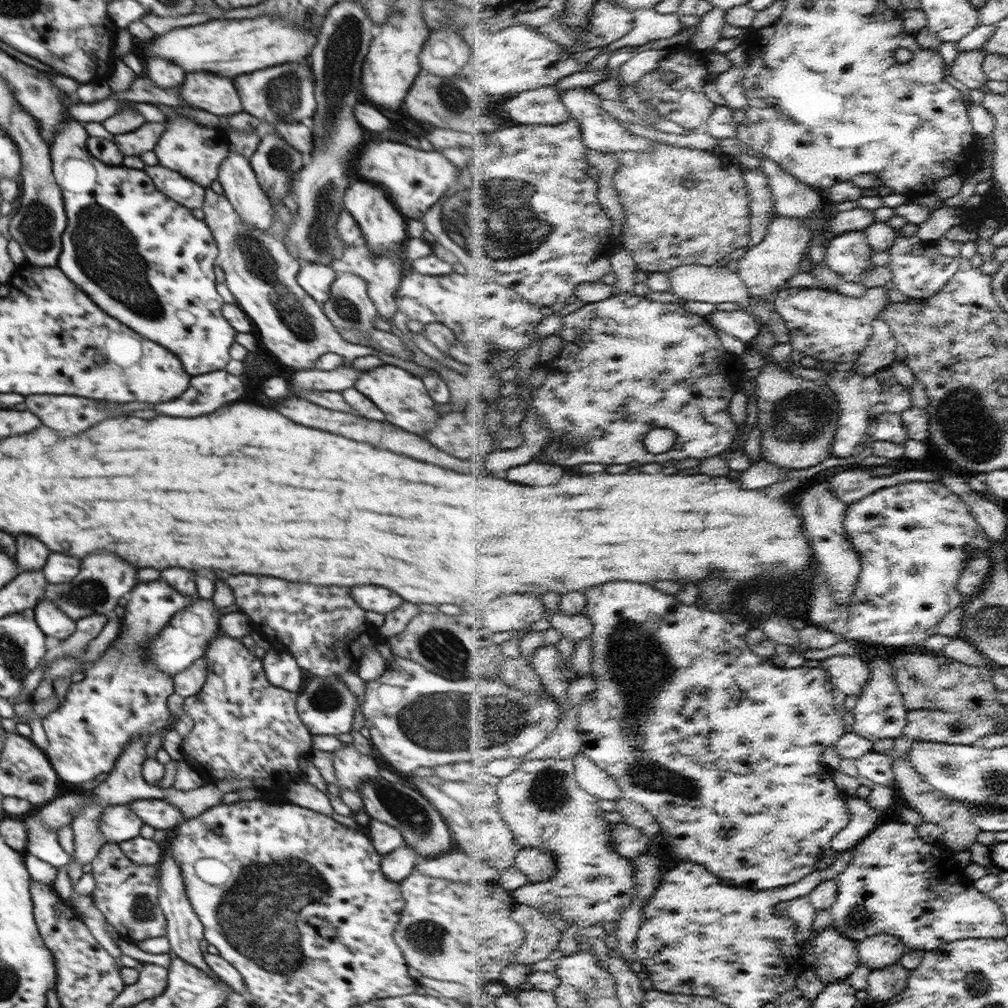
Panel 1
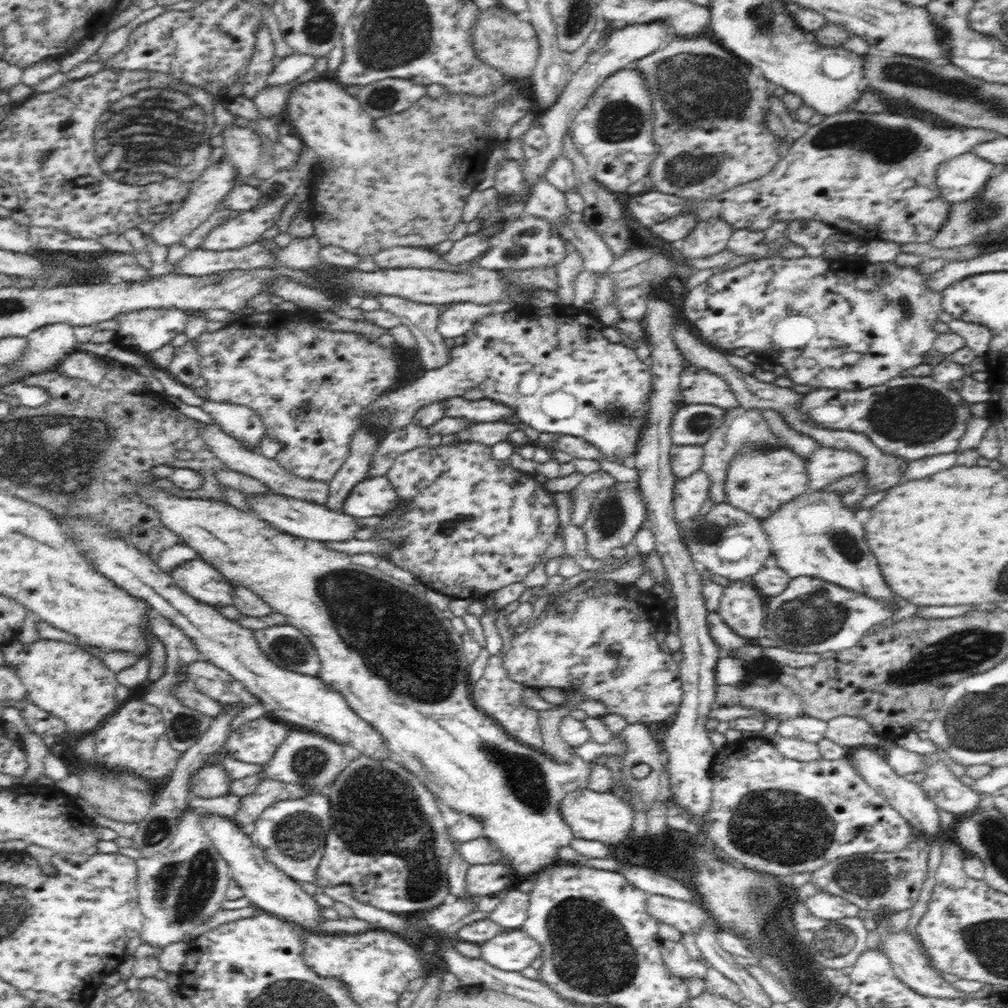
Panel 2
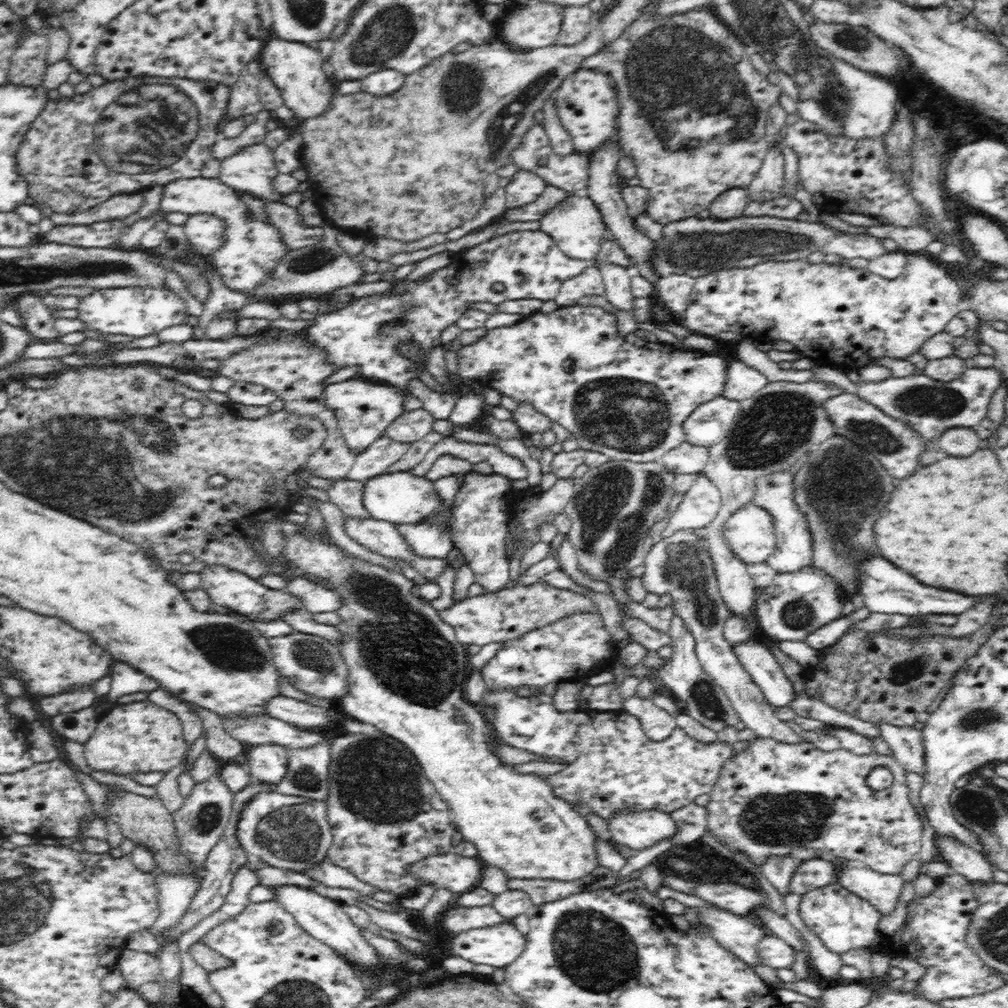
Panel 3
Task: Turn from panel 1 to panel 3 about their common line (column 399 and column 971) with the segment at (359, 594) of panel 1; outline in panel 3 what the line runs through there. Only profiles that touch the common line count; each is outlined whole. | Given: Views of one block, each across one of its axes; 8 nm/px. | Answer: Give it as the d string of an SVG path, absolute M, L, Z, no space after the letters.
M878 556L866 560L860 566L858 594L862 596L864 606L868 607L870 612L916 617L924 614L959 615L982 600L982 596L964 596L960 592L950 592L950 590L938 590L938 588L932 588L932 586L924 586L916 578L906 574L904 570L896 568L894 564L890 564L884 558L878 558Z

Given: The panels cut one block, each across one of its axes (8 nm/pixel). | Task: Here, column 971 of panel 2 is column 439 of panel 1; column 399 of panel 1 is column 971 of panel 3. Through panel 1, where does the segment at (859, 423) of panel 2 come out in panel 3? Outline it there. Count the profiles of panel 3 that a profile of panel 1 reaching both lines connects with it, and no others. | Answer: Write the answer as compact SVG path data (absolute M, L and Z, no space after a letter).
M971 367L958 379L940 381L923 373L906 378L887 378L880 382L856 382L856 395L878 407L891 418L901 420L916 430L925 442L936 445L948 428L975 428L987 416L988 404L1003 382L996 367Z

